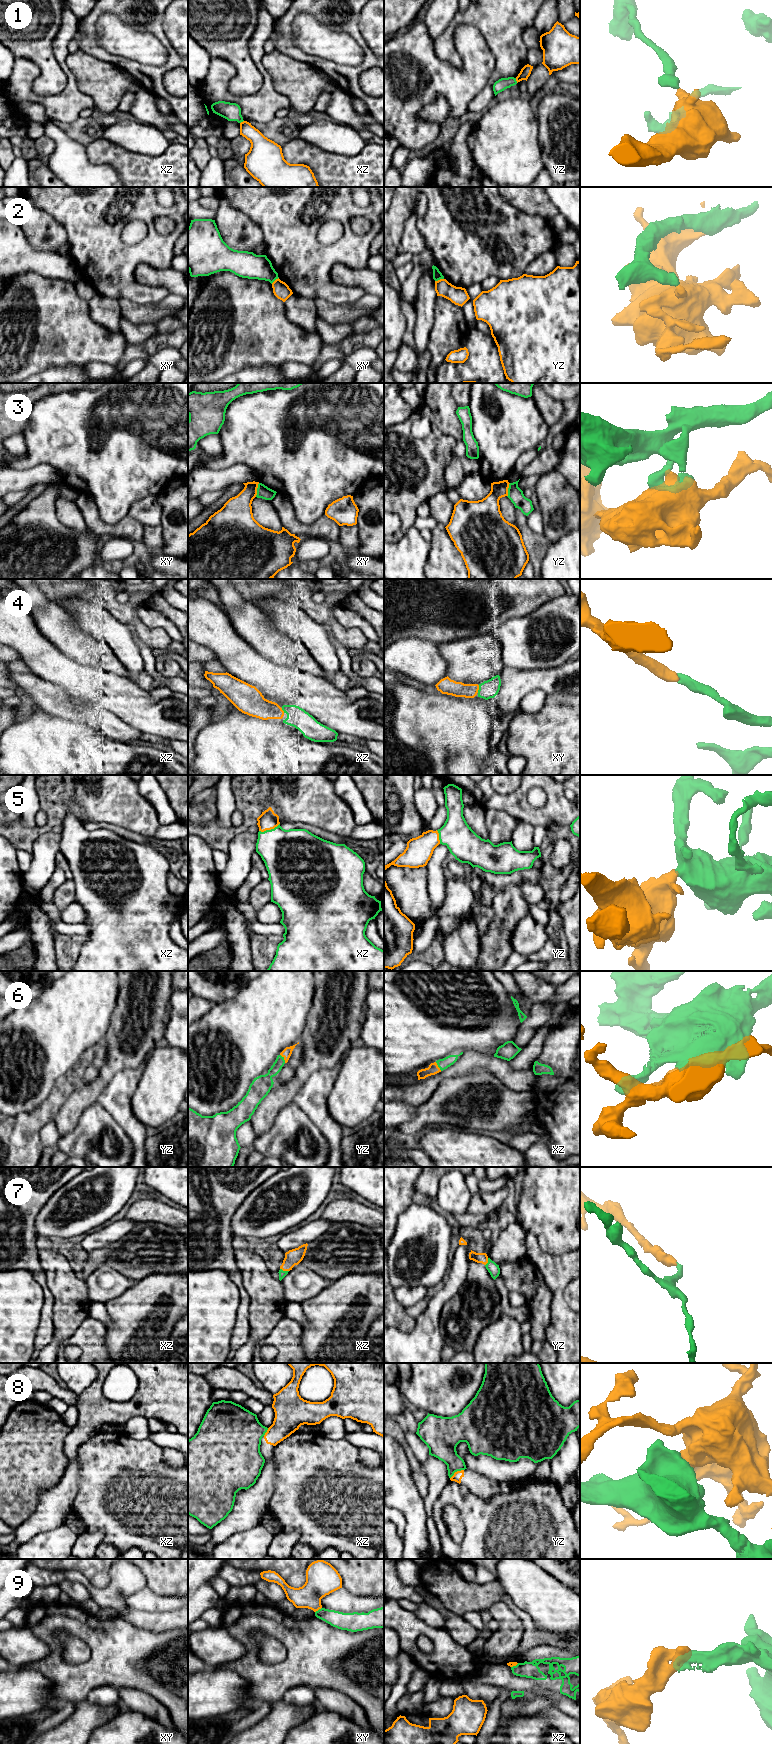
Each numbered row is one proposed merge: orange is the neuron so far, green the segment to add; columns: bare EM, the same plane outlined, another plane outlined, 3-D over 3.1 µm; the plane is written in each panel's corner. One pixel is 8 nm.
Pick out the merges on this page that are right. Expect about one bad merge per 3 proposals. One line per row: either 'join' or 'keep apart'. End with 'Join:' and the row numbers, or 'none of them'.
1: keep apart
2: keep apart
3: join
4: join
5: join
6: join
7: join
8: join
9: keep apart
Join: 3, 4, 5, 6, 7, 8

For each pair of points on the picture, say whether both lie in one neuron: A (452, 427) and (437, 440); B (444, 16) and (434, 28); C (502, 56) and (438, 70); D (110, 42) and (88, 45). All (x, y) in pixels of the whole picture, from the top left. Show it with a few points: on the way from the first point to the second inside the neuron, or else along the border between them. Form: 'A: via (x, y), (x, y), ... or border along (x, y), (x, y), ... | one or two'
A: border along (432, 413), (436, 427), (457, 441) | two
B: via (441, 19), (436, 25) | one
C: border along (483, 37), (494, 60), (494, 68), (487, 81) | two
D: border along (96, 20), (95, 42), (107, 51), (117, 55) | two

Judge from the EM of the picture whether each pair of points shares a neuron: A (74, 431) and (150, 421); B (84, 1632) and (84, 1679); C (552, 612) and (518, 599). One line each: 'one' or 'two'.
A: one
B: one
C: two

